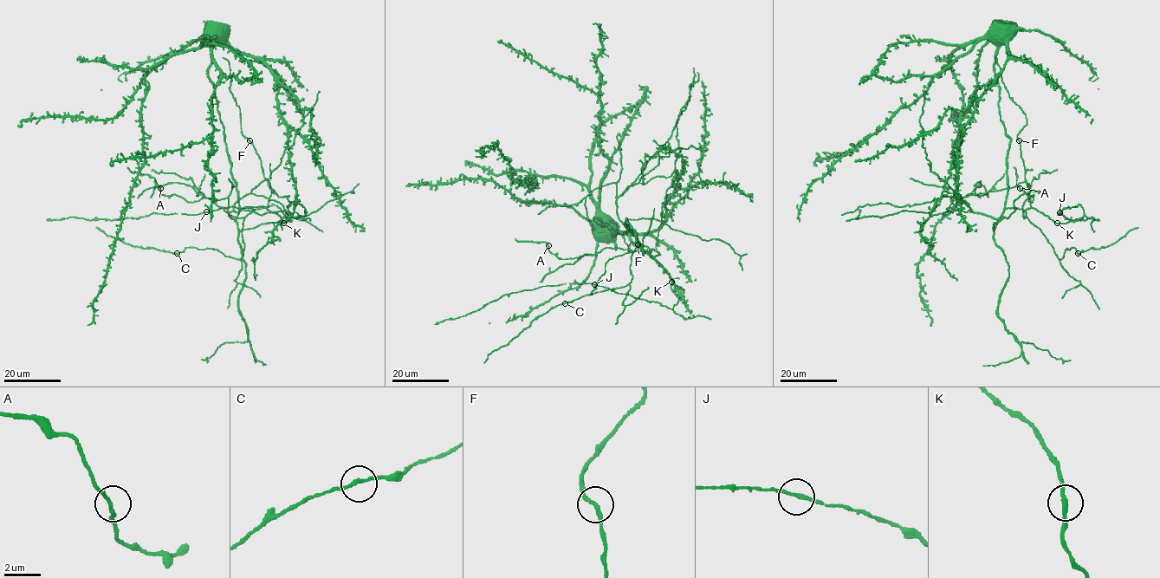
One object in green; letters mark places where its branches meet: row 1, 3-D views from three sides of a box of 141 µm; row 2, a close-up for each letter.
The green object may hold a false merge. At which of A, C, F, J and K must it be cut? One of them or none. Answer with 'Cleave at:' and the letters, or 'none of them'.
Cleave at: none of them

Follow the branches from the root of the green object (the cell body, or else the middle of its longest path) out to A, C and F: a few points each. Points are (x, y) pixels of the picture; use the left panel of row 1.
A: (213, 29), (208, 79), (239, 206), (253, 210), (236, 217), (211, 198), (188, 202), (163, 195), (160, 188)
C: (213, 29), (208, 79), (239, 206), (253, 210), (243, 223), (240, 258), (211, 248), (177, 253)
F: (213, 29), (208, 79), (239, 206), (260, 209), (268, 205), (271, 188), (249, 140)

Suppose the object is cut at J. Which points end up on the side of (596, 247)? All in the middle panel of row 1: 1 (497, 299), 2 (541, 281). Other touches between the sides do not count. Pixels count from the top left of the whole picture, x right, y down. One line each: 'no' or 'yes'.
1: no
2: yes

